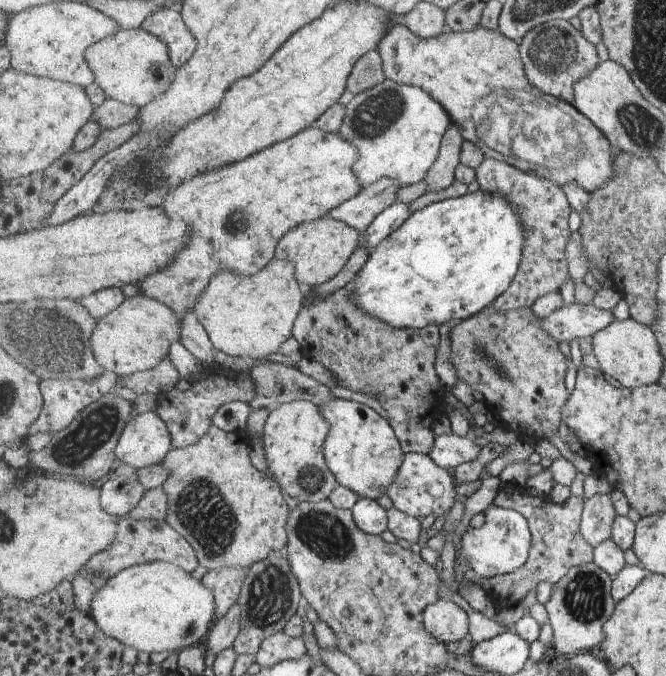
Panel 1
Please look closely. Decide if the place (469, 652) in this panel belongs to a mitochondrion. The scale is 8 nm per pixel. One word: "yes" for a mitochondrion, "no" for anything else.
no

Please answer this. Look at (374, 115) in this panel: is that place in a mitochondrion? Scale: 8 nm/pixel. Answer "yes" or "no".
yes

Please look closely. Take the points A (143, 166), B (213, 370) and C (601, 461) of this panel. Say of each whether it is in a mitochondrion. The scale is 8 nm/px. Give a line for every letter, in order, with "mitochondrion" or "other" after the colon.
A: other
B: other
C: other

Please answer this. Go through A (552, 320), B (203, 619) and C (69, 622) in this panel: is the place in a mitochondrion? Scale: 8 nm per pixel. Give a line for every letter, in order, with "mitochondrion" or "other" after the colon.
A: other
B: other
C: other

